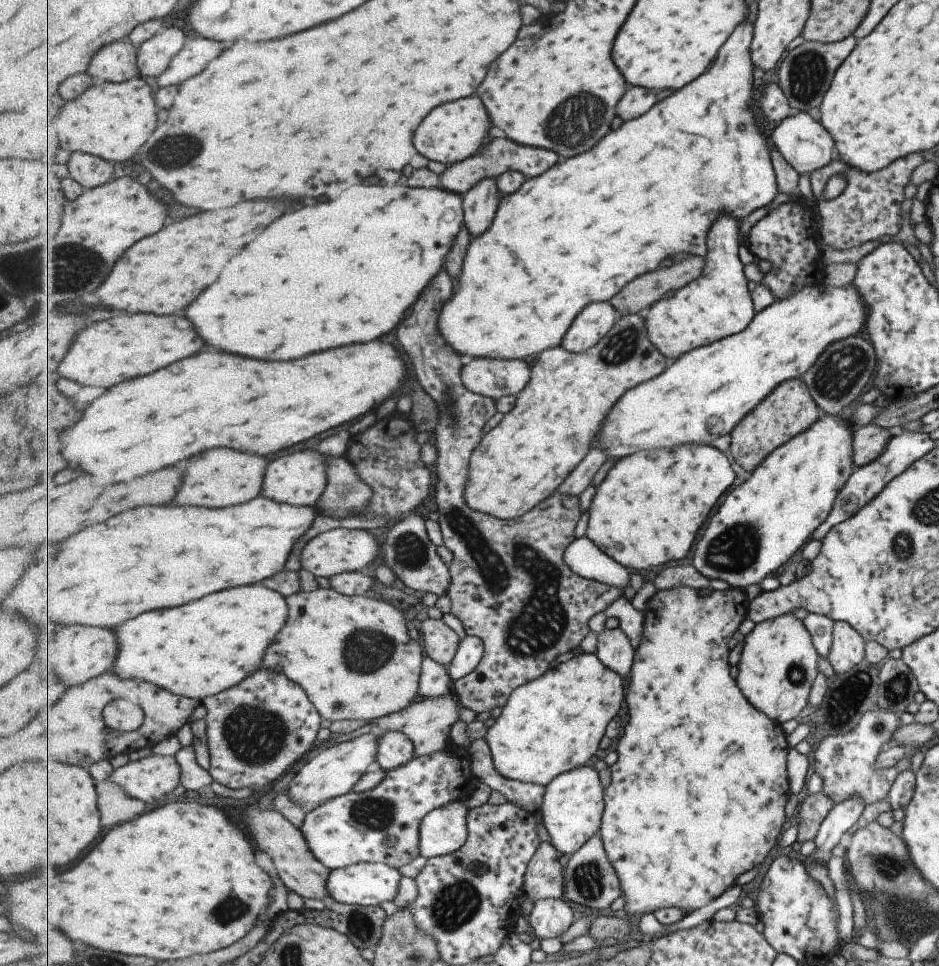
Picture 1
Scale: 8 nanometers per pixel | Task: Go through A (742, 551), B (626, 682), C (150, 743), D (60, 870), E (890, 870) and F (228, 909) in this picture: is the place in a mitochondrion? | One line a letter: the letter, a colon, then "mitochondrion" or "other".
A: mitochondrion
B: other
C: other
D: other
E: mitochondrion
F: mitochondrion

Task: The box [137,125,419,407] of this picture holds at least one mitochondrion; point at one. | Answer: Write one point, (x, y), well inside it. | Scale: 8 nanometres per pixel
(172, 152)

